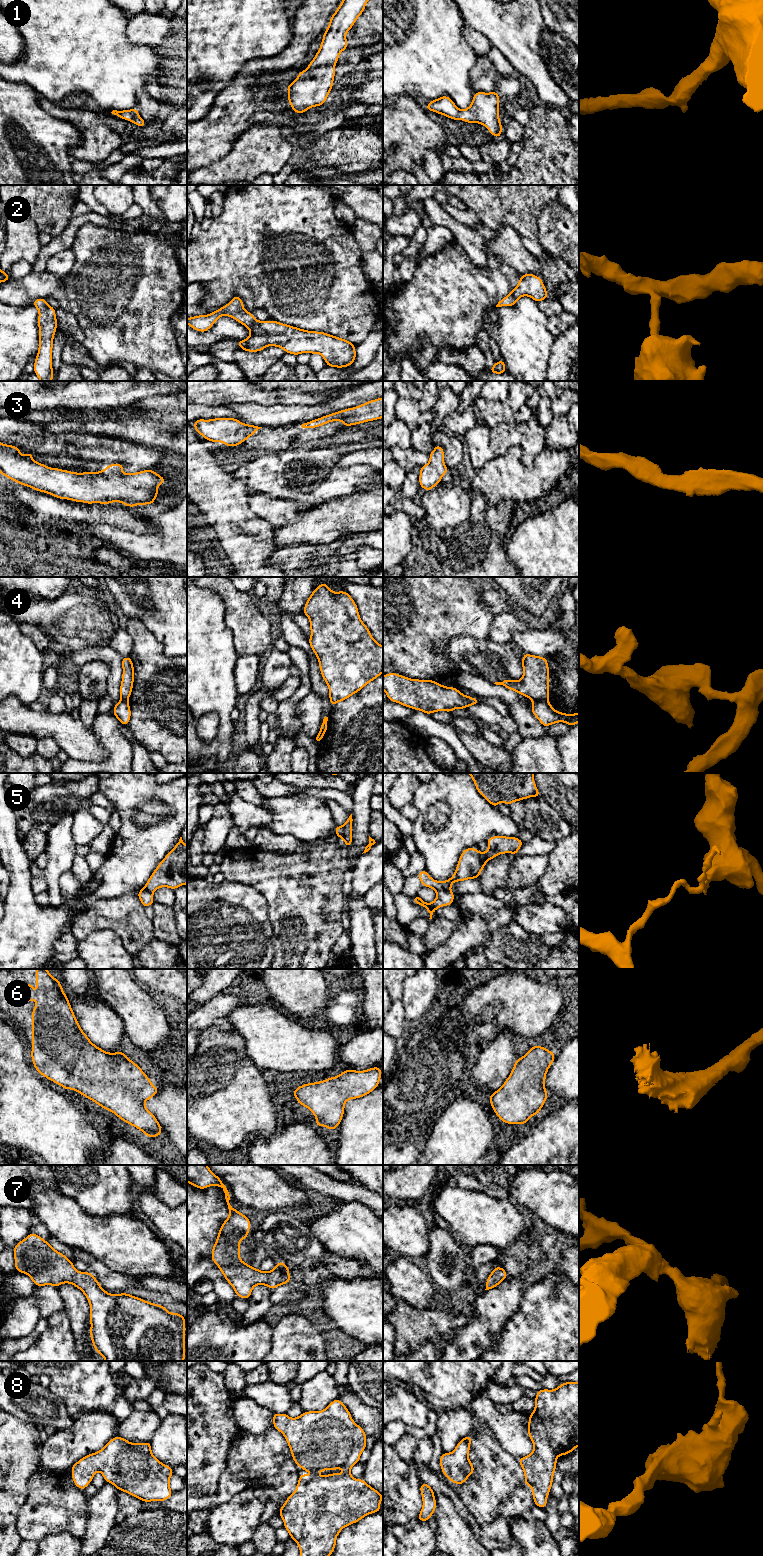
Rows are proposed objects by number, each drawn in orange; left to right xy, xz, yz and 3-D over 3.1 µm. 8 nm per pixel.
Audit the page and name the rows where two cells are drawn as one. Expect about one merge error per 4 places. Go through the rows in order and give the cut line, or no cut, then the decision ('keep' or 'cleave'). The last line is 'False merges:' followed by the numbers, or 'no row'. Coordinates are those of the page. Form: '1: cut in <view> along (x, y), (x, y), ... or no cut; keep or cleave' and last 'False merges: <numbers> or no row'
1: no cut; keep
2: no cut; keep
3: no cut; keep
4: cut in yz along (546, 699), (534, 702); cleave
5: cut in xz along (340, 827), (344, 839); cleave
6: no cut; keep
7: no cut; keep
8: no cut; keep
False merges: 4, 5

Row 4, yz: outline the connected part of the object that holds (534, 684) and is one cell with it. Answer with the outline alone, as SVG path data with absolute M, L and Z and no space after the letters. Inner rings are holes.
M525 653L522 657L523 677L518 680L505 679L495 682L513 690L533 702L549 698L549 666L546 657Z

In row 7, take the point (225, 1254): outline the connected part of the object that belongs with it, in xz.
M187 1165L187 1183L198 1189L217 1185L225 1193L229 1217L219 1230L211 1258L234 1288L235 1295L249 1299L256 1285L266 1285L272 1290L291 1282L289 1267L281 1261L277 1262L273 1270L264 1272L240 1260L240 1240L248 1238L251 1221L230 1205L226 1186L207 1165Z

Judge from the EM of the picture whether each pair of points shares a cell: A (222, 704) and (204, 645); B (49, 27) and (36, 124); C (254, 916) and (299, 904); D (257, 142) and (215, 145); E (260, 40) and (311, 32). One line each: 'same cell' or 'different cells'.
A: same cell
B: different cells
C: different cells
D: different cells
E: different cells

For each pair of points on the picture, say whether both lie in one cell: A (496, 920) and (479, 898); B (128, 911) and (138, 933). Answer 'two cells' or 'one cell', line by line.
A: one cell
B: one cell

